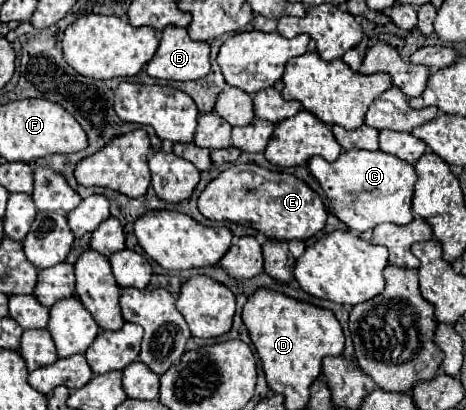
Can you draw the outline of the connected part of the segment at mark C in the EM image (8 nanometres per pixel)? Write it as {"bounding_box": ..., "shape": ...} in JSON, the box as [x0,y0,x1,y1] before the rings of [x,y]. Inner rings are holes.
{"bounding_box":[309,148,417,232],"shape":[[[353,148],[341,152],[333,164],[313,156],[313,160],[309,160],[309,170],[319,180],[323,192],[329,196],[329,210],[353,232],[373,230],[383,222],[409,224],[413,220],[411,200],[417,174],[413,164],[405,164],[403,160],[397,160],[397,156],[389,156],[381,150],[365,152]]]}

